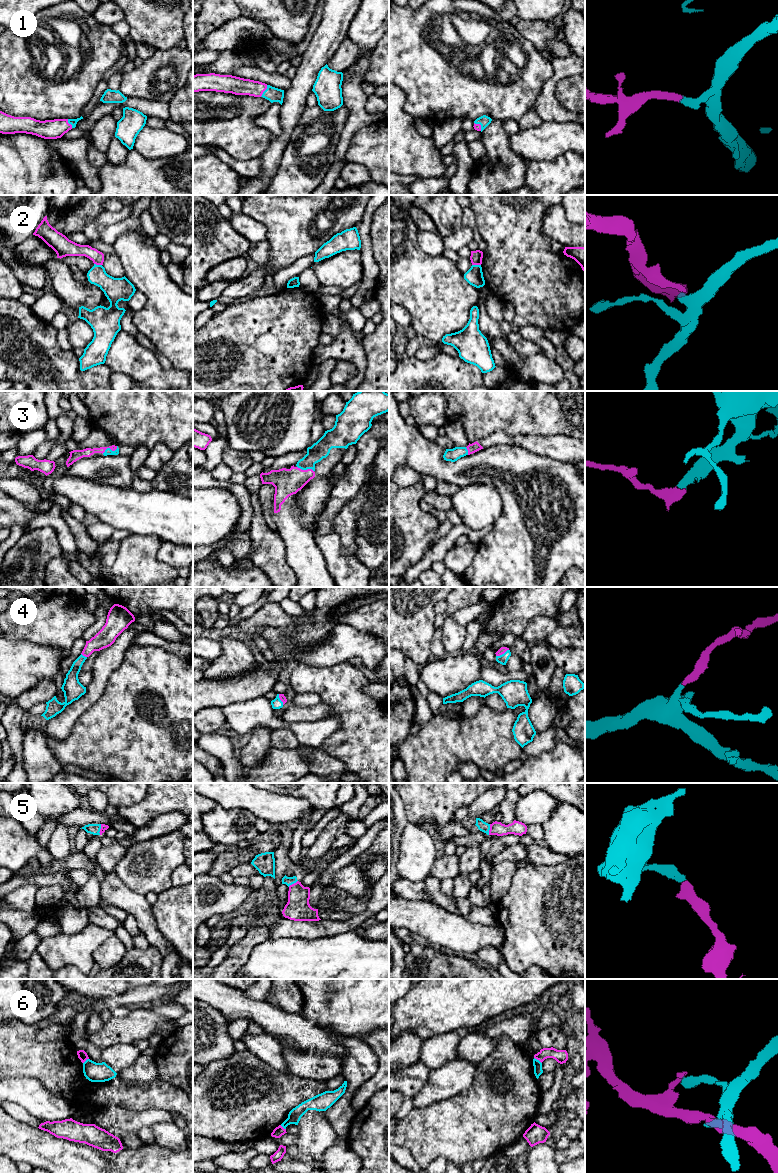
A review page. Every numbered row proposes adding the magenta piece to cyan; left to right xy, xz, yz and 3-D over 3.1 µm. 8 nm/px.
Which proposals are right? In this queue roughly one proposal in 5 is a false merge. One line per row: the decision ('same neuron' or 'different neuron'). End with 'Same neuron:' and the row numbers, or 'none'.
1: same neuron
2: different neuron
3: same neuron
4: same neuron
5: same neuron
6: different neuron
Same neuron: 1, 3, 4, 5

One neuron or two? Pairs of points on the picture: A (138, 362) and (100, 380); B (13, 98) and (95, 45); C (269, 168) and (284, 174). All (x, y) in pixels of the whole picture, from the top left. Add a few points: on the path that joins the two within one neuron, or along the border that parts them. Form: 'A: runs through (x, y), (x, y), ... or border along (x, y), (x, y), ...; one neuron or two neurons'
A: border along (105, 362), (112, 372); two neurons
B: runs through (37, 97), (59, 97), (87, 69); one neuron
C: border along (285, 148), (276, 173), (269, 184); two neurons

